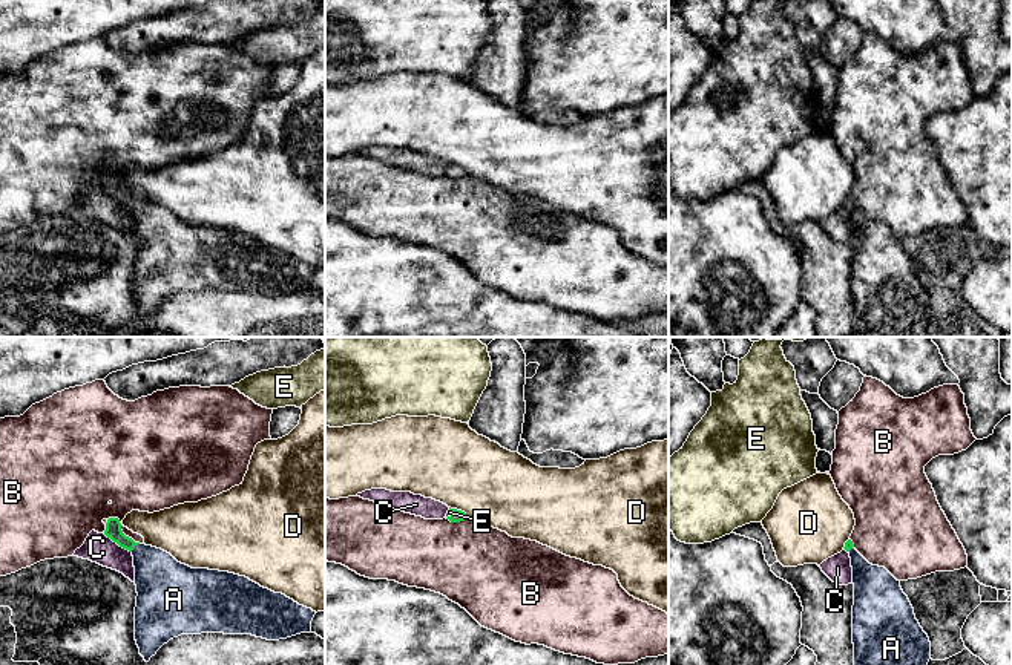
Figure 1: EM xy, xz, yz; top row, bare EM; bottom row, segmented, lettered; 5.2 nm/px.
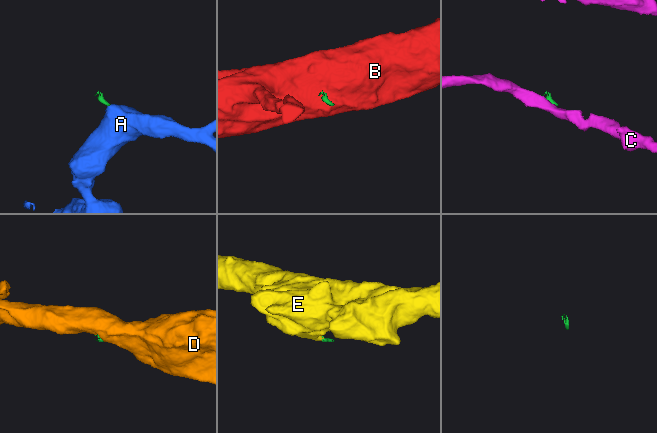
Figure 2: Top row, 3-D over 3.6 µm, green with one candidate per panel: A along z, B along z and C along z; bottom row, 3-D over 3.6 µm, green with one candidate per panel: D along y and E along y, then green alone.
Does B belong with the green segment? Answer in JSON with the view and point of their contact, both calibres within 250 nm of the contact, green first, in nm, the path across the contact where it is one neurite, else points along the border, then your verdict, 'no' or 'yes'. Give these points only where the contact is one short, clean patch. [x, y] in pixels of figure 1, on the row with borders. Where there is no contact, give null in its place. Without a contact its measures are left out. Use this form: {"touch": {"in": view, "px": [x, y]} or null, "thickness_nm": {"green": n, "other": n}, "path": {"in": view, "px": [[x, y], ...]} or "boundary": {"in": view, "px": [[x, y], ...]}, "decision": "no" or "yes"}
{"touch": {"in": "xy", "px": [120, 529]}, "thickness_nm": {"green": 80, "other": 300}, "boundary": {"in": "xy", "px": [[108, 518], [117, 518], [120, 529], [140, 543]]}, "decision": "no"}

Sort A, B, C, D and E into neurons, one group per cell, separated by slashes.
A / B / C / D / E

